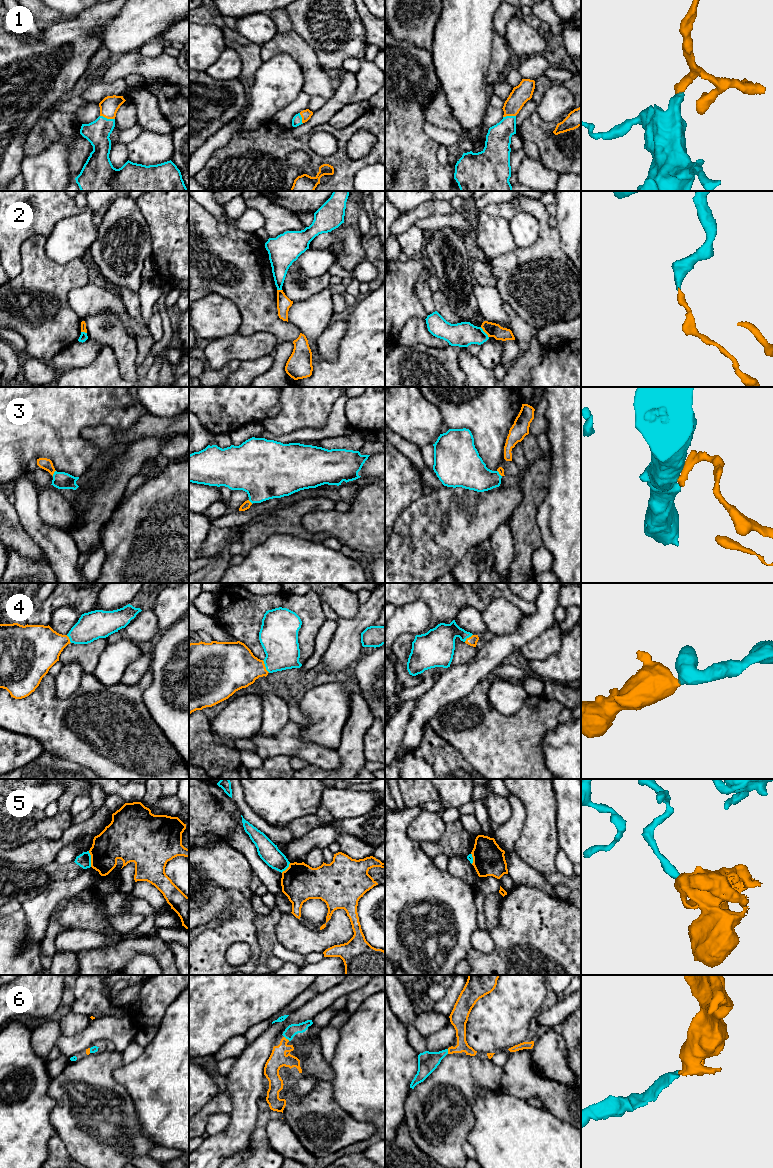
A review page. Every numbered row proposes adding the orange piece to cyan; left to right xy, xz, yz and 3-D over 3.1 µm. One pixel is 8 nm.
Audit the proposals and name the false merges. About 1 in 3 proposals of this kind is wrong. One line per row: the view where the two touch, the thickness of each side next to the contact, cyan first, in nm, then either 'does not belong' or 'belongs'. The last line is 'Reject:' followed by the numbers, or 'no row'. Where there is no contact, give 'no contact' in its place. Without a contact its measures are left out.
1: xy | 190/150 nm | belongs
2: yz | 200/110 nm | does not belong
3: xy | 140/90 nm | belongs
4: xz | 300/360 nm | belongs
5: xy | 110/280 nm | does not belong
6: xz | 90/140 nm | belongs
Reject: 2, 5

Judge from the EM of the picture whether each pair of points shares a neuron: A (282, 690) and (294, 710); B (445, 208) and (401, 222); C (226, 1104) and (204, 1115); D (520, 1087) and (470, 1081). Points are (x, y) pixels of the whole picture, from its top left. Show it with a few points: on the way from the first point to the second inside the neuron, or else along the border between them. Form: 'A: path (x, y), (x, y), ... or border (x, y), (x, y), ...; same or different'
A: path (285, 695), (292, 705); same
B: path (434, 208), (427, 208), (412, 216); same
C: path (221, 1104), (209, 1110); same
D: border (503, 1067), (500, 1087); different

